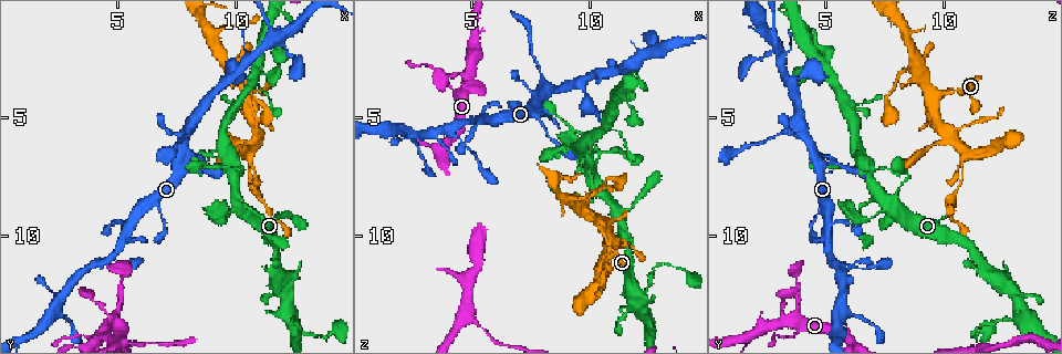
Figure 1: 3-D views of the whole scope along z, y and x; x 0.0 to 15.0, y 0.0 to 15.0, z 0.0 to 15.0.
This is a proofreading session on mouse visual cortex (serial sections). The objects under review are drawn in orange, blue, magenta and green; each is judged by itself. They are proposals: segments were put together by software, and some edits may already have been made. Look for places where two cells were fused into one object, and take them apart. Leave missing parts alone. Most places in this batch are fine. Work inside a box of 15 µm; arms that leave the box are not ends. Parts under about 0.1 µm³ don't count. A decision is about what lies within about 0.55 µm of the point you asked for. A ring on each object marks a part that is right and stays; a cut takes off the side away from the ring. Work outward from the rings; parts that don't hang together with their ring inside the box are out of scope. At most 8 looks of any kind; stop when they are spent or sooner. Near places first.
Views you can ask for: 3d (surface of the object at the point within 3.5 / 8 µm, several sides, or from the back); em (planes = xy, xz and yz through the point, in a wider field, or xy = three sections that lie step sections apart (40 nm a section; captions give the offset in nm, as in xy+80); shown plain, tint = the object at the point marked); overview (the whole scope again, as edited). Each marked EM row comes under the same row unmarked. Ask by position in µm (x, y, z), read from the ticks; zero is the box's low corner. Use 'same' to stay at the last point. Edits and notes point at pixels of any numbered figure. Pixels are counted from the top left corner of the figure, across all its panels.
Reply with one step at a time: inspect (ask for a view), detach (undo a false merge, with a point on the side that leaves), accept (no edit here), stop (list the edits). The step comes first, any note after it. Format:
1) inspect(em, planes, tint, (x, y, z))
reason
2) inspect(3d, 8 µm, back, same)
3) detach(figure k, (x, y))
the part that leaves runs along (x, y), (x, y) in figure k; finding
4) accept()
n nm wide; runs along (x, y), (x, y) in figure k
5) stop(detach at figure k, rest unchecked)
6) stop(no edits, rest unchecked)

inspect(3d, 3.5 µm, (5.1, 14.3, 1.6))

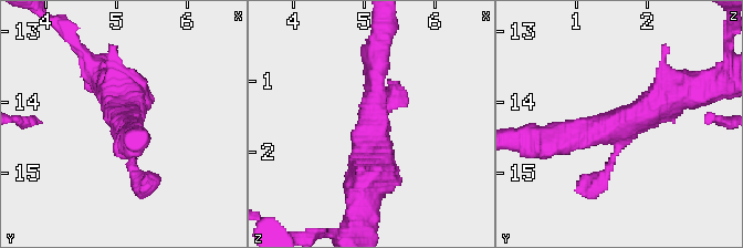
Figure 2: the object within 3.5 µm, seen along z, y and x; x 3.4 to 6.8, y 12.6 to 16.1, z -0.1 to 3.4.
inspect(em, planes, tint, (5.10, 14.30, 1.55))

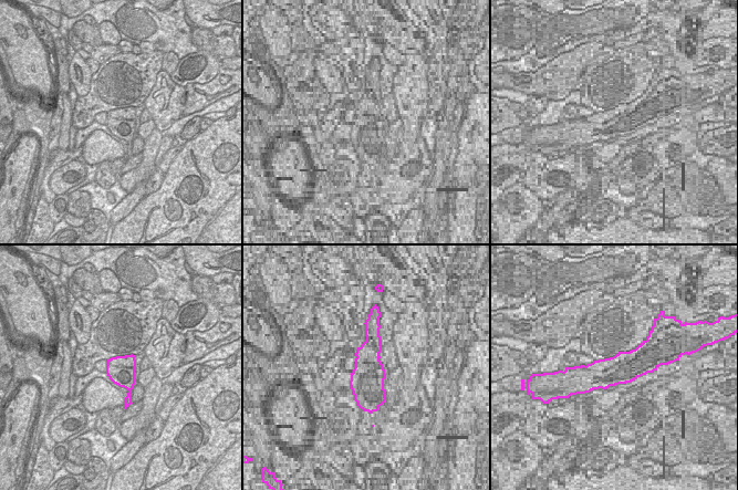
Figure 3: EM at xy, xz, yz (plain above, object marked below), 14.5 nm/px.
accept()
one cell here

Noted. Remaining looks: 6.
inspect(3d, 3.5 µm, back, (10.2, 8.5, 6.7))
sudden change in width

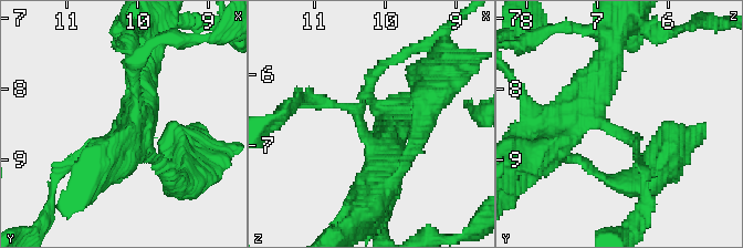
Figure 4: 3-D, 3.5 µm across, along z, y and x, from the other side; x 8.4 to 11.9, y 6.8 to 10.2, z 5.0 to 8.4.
inspect(em, xy, step 2, tint, (10.30, 8.55, 6.75))
arms of 150, 500 nm

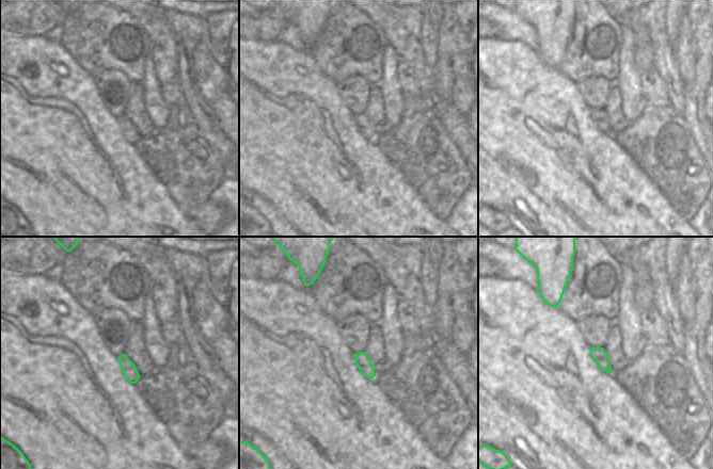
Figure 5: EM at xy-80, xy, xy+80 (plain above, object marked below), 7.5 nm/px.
accept()
runs along (385, 177), (357, 112), (316, 101) in figure 4; one cell here

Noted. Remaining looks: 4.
inspect(3d, 3.5 µm, (8.0, 5.5, 3.7))

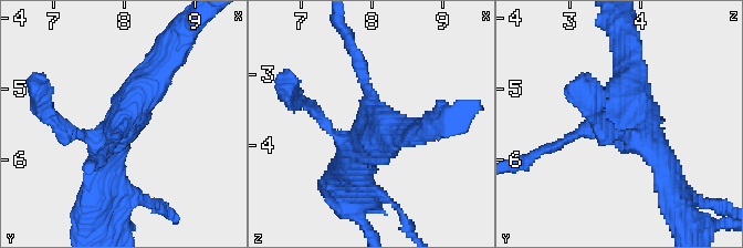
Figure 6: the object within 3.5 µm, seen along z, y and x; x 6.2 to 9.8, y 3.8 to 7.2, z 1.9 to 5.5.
inspect(em, xy, step 2, tint, (7.95, 5.55, 3.70))
now the EM

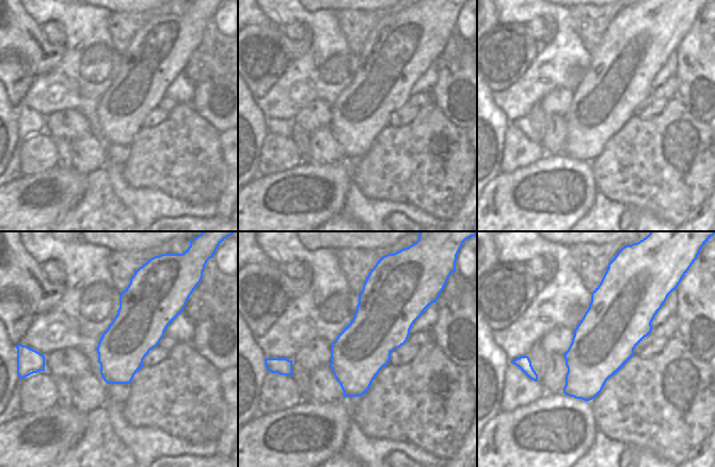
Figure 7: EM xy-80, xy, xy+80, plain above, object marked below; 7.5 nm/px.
inspect(em, planes, tint, same)

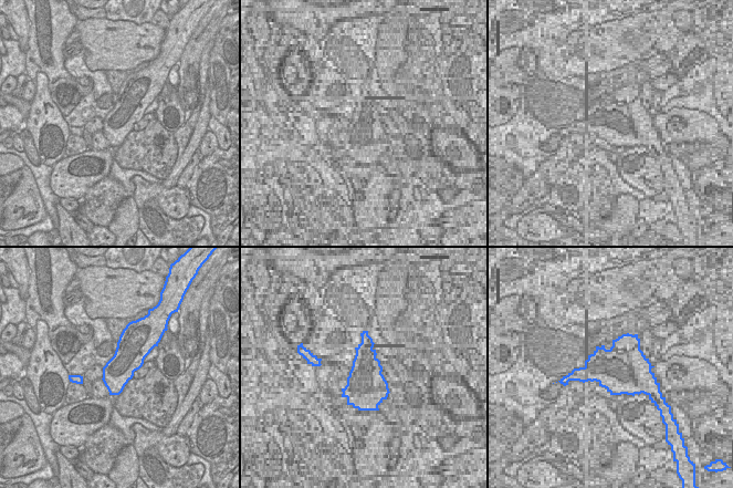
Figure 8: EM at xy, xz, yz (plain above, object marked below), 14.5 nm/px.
accept()
420 nm wide; runs along (95, 181), (139, 90), (167, 62) in figure 6; all the same cell

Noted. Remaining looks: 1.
stop(no edits, rest unchecked)

